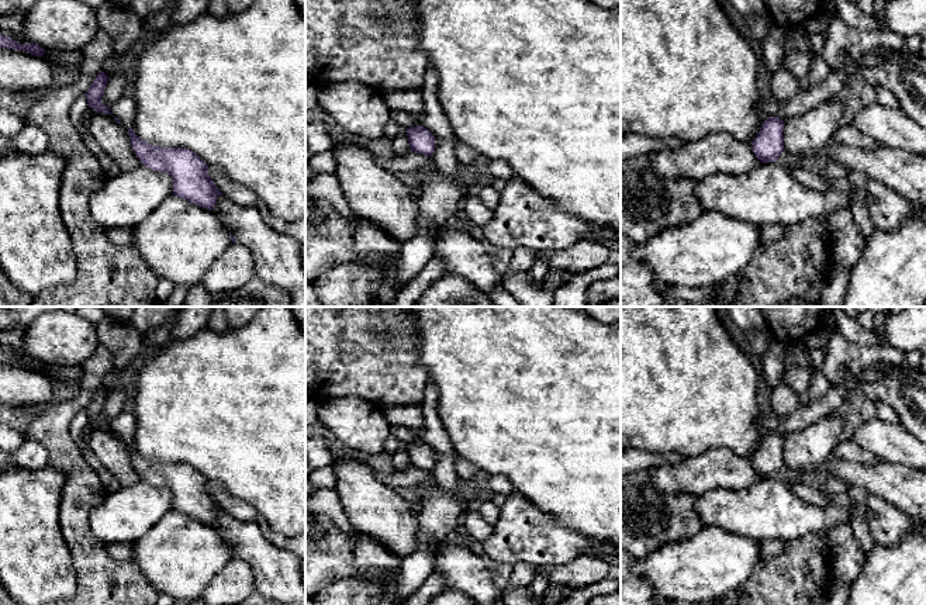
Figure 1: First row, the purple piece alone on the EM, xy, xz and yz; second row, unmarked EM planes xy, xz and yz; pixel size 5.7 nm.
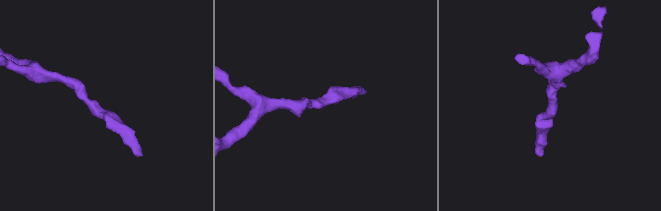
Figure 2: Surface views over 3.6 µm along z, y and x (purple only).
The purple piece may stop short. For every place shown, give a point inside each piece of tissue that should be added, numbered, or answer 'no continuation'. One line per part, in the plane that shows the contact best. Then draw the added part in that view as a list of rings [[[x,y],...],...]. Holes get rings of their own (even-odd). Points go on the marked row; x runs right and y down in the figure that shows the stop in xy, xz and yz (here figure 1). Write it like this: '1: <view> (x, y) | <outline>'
no continuation

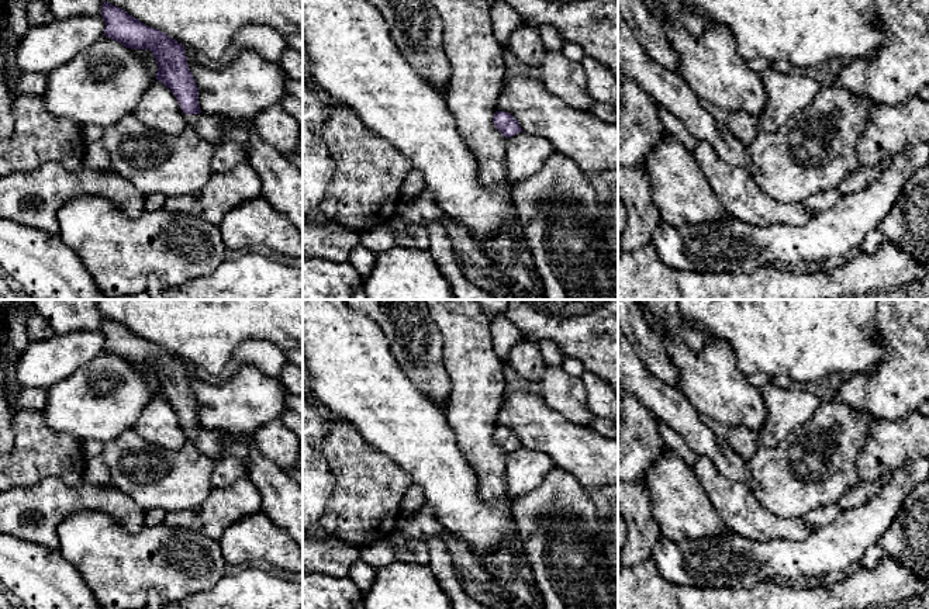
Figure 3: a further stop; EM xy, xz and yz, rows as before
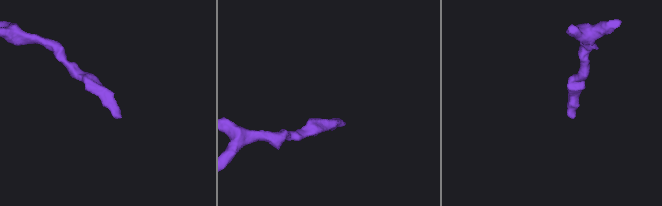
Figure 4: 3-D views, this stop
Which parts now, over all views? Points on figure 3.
1: xy (210, 125) | [[[204,113],[186,115],[187,125],[196,128],[200,135],[211,143],[218,145],[224,141],[232,141],[236,142],[248,153],[248,120],[231,120],[235,122],[235,125],[229,129],[224,129],[222,122],[225,120],[229,118]]]

